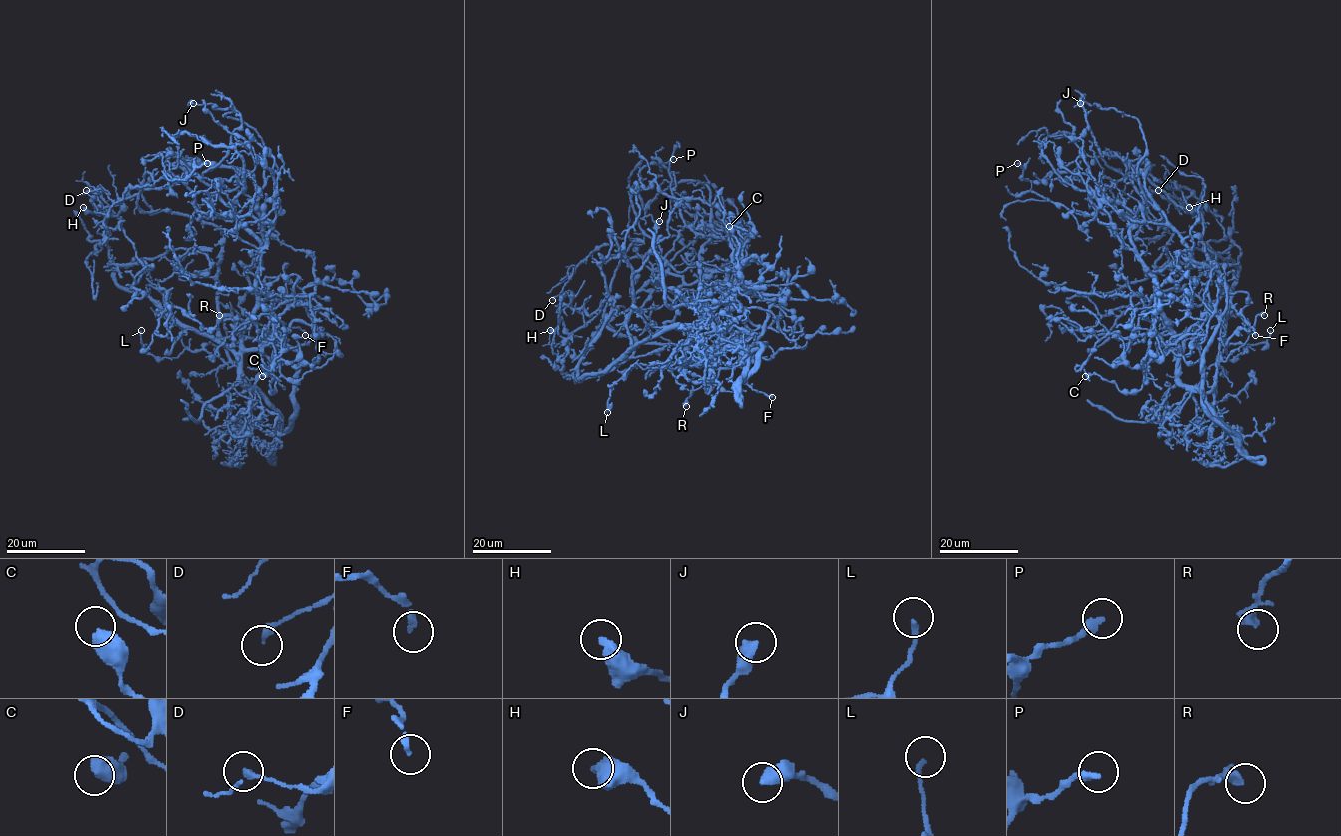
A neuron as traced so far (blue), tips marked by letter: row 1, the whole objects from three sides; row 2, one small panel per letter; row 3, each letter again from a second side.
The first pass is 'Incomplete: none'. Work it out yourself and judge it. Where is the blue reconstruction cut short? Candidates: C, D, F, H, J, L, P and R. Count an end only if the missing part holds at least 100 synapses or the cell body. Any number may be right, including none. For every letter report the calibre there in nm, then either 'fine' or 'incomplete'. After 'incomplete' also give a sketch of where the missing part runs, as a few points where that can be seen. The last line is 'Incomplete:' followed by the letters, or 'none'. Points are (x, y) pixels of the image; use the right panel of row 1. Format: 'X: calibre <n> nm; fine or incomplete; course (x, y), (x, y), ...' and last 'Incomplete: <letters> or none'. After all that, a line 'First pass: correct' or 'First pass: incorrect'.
C: calibre 600 nm; fine
D: calibre 240 nm; fine
F: calibre 200 nm; fine
H: calibre 500 nm; fine
J: calibre 500 nm; fine
L: calibre 180 nm; fine
P: calibre 340 nm; fine
R: calibre 400 nm; fine
Incomplete: none
First pass: correct

